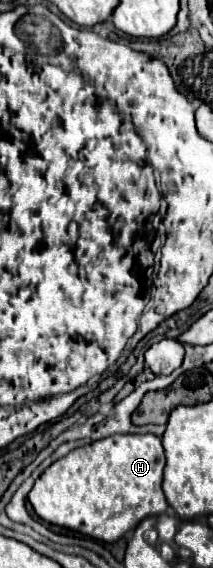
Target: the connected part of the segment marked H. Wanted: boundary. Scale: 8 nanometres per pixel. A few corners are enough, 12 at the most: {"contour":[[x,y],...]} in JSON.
{"contour":[[159,436],[75,448],[37,478],[41,520],[113,544],[165,514]]}

